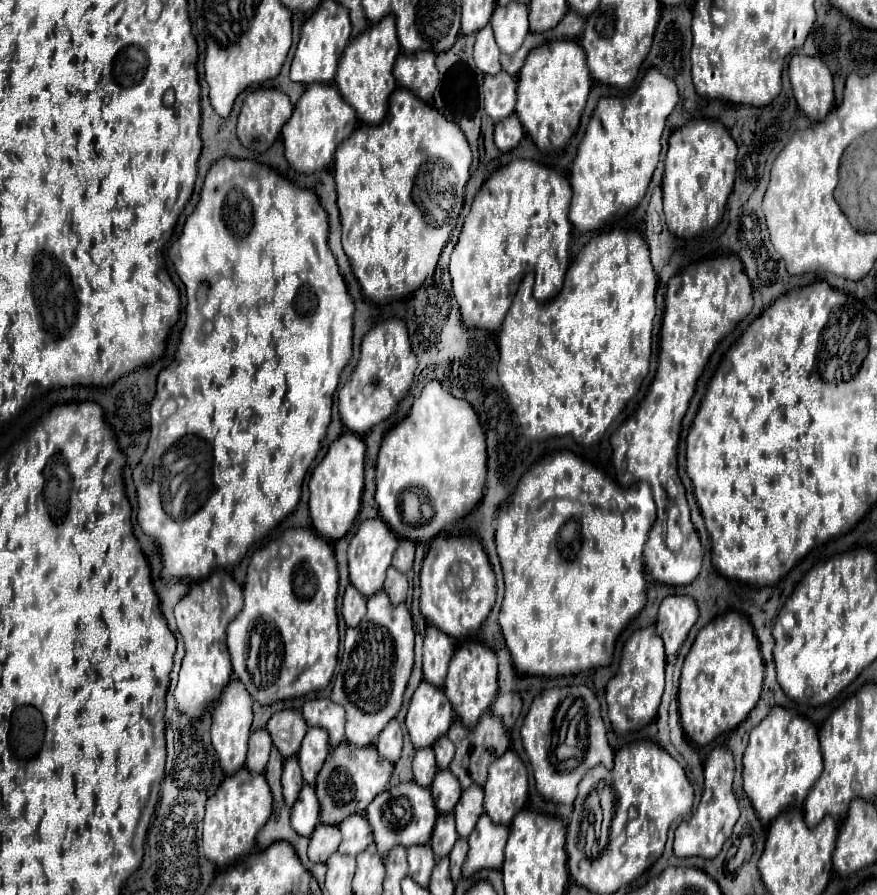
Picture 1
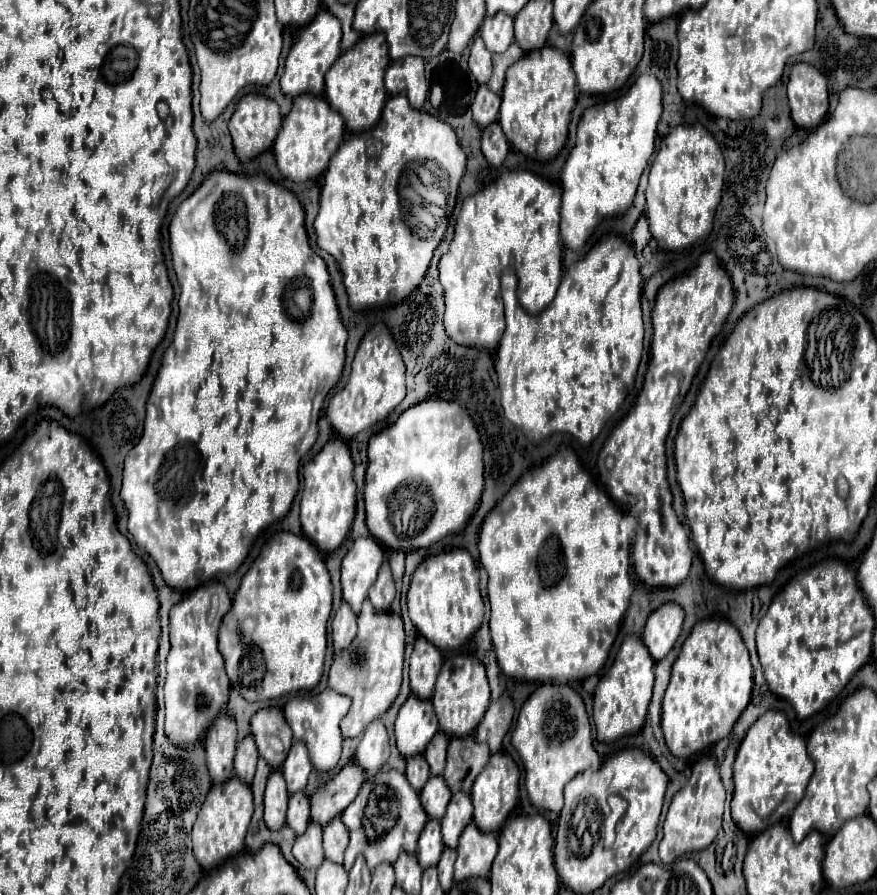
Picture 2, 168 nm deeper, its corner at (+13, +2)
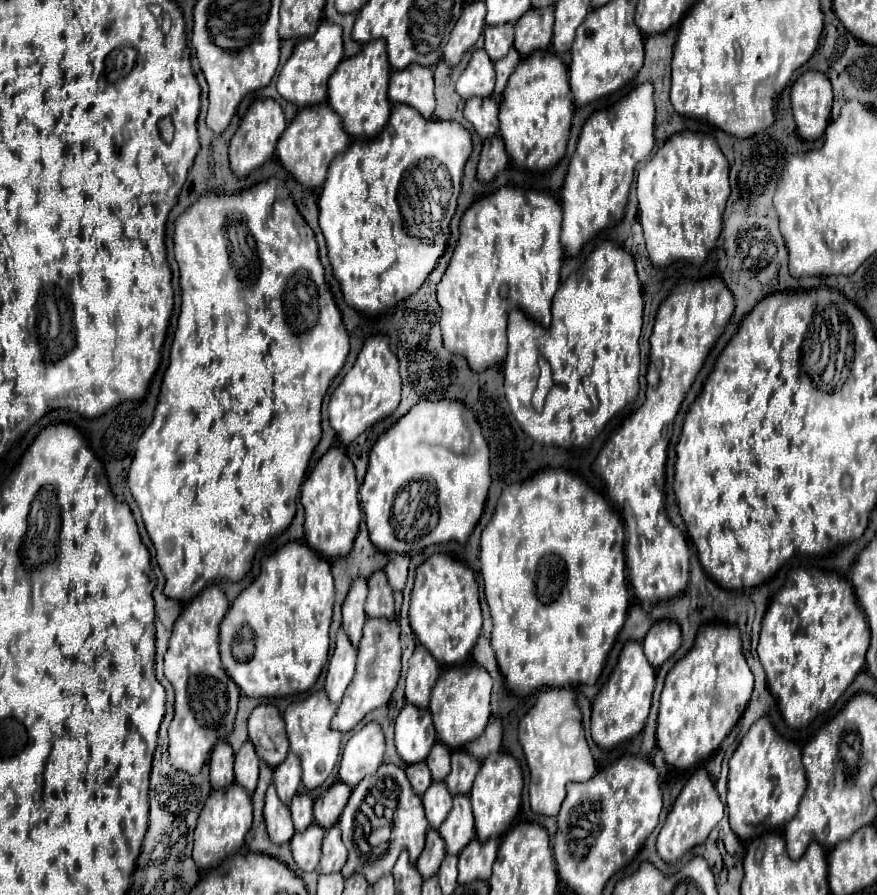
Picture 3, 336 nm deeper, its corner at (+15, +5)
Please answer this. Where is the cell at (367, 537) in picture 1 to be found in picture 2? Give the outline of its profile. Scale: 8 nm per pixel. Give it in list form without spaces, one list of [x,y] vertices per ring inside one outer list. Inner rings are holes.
[[[373,537],[355,539],[349,553],[341,565],[341,585],[343,601],[355,611],[361,613],[361,605],[367,599],[371,583],[377,579],[377,571],[383,561],[383,549]]]

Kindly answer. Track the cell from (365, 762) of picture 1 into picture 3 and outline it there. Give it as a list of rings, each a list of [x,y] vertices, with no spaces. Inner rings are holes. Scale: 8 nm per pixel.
[[[335,782],[323,796],[319,796],[315,800],[315,808],[313,808],[313,816],[315,822],[321,824],[321,828],[329,828],[331,824],[335,824],[349,800],[351,788],[345,782]]]

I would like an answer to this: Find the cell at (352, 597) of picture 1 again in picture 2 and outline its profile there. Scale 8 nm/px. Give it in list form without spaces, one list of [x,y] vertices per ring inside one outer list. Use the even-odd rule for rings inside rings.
[[[341,603],[331,627],[333,627],[333,655],[339,655],[353,643],[357,635],[357,615],[351,611],[351,607],[347,607],[347,603]]]

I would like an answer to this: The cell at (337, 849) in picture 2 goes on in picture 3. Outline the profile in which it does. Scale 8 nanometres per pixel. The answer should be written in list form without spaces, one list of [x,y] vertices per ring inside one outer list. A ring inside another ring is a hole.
[[[333,824],[331,828],[325,830],[325,838],[323,838],[323,856],[321,856],[321,864],[319,864],[319,870],[323,874],[329,874],[329,872],[339,872],[345,862],[347,862],[347,848],[341,840],[341,830],[337,824]]]

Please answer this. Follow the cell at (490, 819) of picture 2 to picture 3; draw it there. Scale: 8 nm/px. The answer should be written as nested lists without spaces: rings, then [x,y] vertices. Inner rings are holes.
[[[497,752],[483,760],[483,766],[477,772],[477,778],[471,790],[475,832],[481,842],[485,842],[487,838],[501,838],[511,828],[513,818],[519,812],[521,790],[523,790],[523,774],[517,760],[511,754]]]

